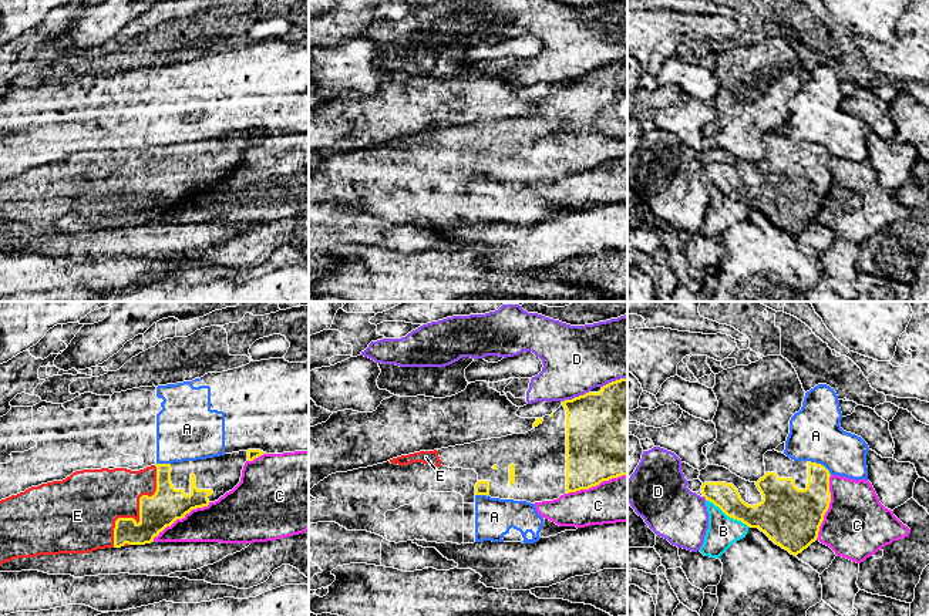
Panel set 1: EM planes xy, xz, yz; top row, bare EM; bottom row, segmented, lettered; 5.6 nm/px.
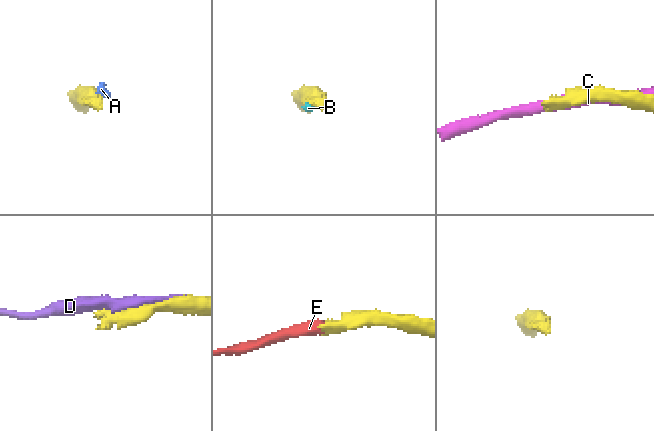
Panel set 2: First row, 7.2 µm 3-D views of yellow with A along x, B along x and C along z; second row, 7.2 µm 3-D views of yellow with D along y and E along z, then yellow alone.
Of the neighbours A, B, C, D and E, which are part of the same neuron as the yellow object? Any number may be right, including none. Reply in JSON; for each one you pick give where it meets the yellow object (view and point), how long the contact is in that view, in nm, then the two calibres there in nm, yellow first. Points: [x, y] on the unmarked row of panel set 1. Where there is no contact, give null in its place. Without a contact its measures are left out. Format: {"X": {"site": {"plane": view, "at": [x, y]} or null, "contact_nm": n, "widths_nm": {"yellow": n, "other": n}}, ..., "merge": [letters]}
{"E": {"site": {"plane": "xy", "at": [140, 194]}, "contact_nm": 500, "widths_nm": {"yellow": 200, "other": 320}}, "merge": ["E"]}

